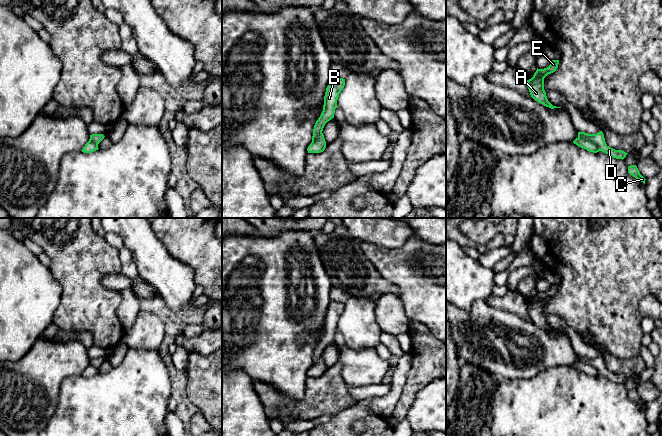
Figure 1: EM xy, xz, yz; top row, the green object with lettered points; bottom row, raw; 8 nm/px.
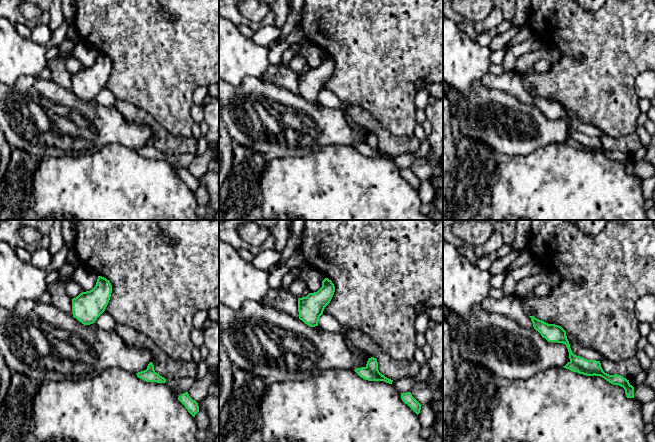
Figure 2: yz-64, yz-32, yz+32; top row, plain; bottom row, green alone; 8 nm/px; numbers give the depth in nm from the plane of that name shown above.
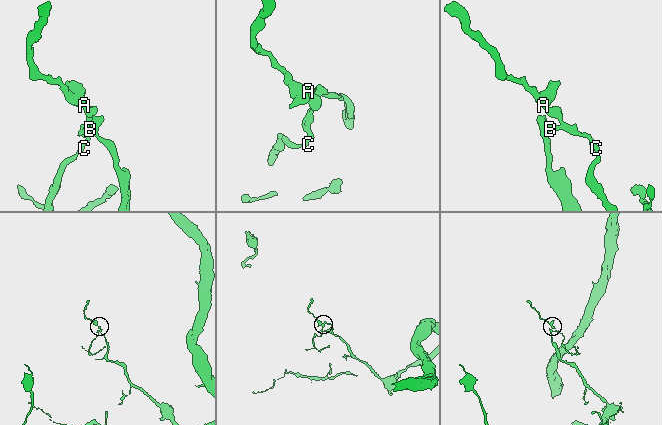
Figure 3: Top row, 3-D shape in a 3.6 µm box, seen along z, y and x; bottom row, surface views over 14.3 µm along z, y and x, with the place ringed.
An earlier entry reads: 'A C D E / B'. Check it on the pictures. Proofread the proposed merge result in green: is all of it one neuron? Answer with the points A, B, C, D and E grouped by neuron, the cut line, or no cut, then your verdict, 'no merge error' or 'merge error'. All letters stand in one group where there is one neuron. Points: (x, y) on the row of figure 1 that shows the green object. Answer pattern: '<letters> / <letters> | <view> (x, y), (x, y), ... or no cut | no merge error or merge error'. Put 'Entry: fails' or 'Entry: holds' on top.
Entry: holds
A C D E / B | yz (578, 137), (590, 140), (600, 150) | merge error

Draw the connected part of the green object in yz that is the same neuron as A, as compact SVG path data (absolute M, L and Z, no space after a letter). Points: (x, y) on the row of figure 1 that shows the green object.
M552 60L550 65L544 69L538 69L534 73L533 77L527 80L527 87L529 89L531 97L538 103L543 104L551 109L561 108L553 106L547 99L546 92L544 90L544 78L558 68L559 60Z

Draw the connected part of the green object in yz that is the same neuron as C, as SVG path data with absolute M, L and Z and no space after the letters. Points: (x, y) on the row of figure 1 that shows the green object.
M636 165L628 166L628 173L645 184L646 179L640 174Z

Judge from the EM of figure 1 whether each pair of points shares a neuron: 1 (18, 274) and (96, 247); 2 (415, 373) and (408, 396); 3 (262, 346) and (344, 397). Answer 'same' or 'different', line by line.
1: different
2: same
3: different

